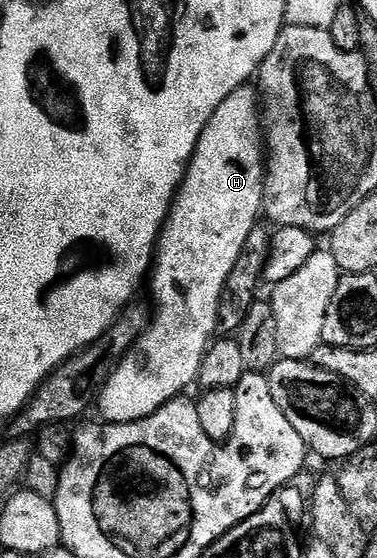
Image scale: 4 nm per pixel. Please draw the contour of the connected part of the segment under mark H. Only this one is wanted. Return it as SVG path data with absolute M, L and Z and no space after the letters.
M247 85L236 89L236 93L228 93L220 109L212 113L204 133L200 133L194 156L186 167L186 176L170 204L170 214L158 234L152 274L148 279L148 287L150 283L154 290L152 322L102 386L96 411L102 414L99 416L105 422L131 423L148 417L168 400L179 398L185 387L195 386L206 349L218 331L220 293L224 293L224 281L228 281L228 273L232 273L232 265L236 265L248 233L259 226L263 182L264 128L260 118L260 95L253 86Z

